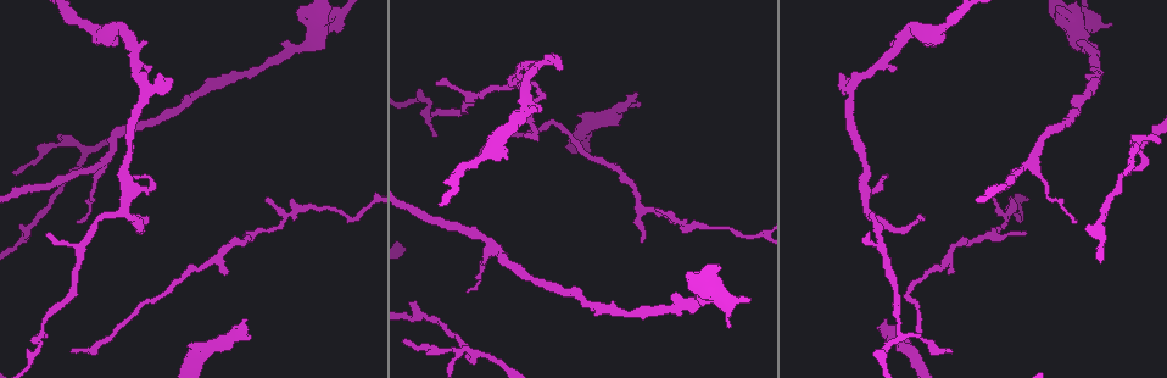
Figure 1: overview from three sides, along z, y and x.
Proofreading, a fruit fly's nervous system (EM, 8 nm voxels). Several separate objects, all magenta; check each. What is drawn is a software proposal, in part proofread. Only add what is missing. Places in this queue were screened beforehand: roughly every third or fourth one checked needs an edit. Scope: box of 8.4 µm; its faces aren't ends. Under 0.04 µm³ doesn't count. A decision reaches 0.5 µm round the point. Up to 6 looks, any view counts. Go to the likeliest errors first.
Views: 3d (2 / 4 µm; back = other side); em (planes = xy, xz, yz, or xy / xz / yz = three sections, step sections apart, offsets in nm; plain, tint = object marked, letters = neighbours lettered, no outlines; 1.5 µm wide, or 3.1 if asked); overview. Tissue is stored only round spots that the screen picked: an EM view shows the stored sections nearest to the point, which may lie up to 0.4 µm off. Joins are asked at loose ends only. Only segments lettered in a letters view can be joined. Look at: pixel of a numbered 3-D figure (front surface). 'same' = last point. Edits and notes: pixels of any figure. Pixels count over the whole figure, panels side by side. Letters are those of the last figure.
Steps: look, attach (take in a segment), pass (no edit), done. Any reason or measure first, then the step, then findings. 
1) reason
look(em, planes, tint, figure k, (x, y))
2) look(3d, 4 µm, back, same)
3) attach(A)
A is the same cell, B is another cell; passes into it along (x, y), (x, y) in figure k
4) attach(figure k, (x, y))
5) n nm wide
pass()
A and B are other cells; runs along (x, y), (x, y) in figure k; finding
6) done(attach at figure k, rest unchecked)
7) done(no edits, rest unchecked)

end of a long branch
look(em, yz, step 8, letters, figure 1, (883, 318))

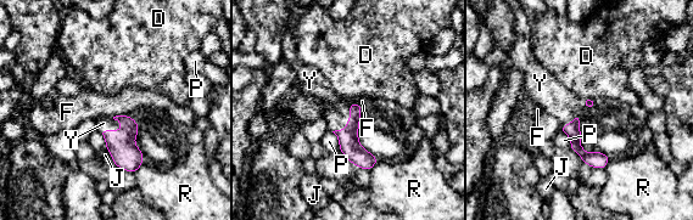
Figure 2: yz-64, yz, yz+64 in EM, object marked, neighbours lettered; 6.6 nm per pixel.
attach(figure 2, (337, 114))
Y is the same cell, D, F, J, P and R are other cells; passes into it along (348, 140), (347, 122), (337, 114) in figure 2; it goes on there

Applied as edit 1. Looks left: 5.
redraw
look(overview)

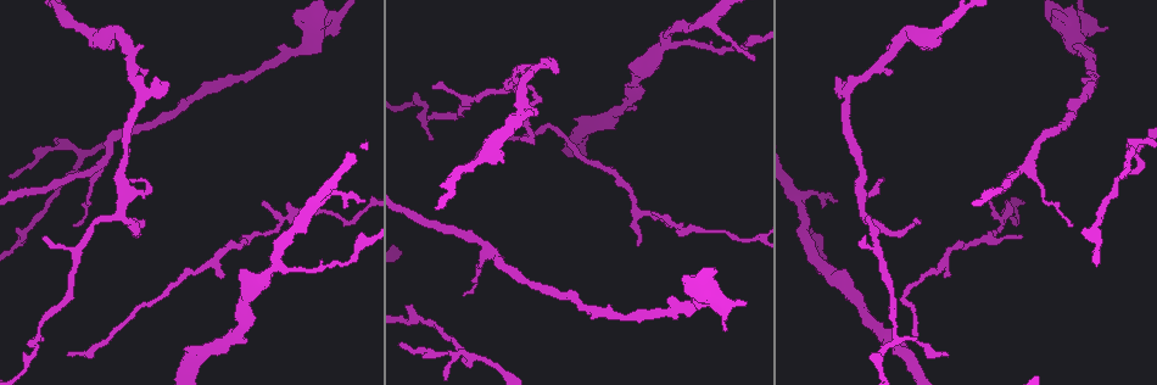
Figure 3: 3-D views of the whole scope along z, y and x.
an open end
look(em, xz, step 4, tint, figure 3, (1108, 27))

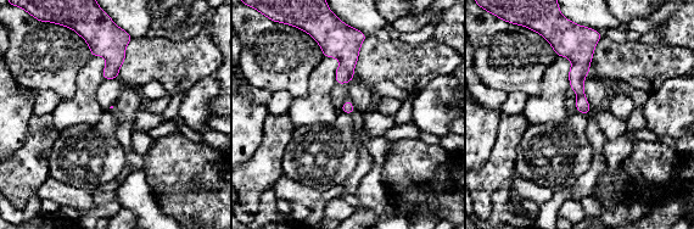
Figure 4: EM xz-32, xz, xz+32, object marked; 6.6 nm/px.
look(em, planes, tint, same)

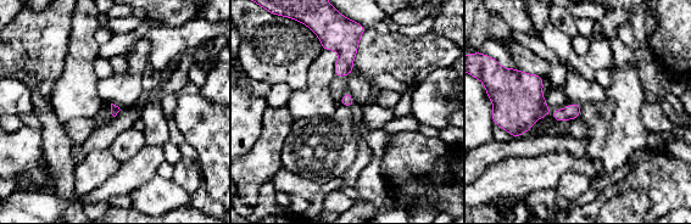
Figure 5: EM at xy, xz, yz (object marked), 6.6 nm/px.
look(em, planes, letters, same)

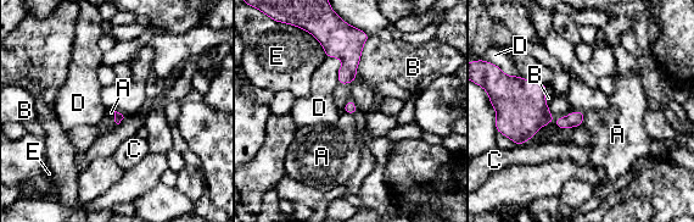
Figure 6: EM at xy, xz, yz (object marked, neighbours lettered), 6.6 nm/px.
B touches over 300 nm
pass()
A, B, C, D and E are other cells; no lettered segment goes on from it

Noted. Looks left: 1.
done(attach at figure 2, rest unchecked)

